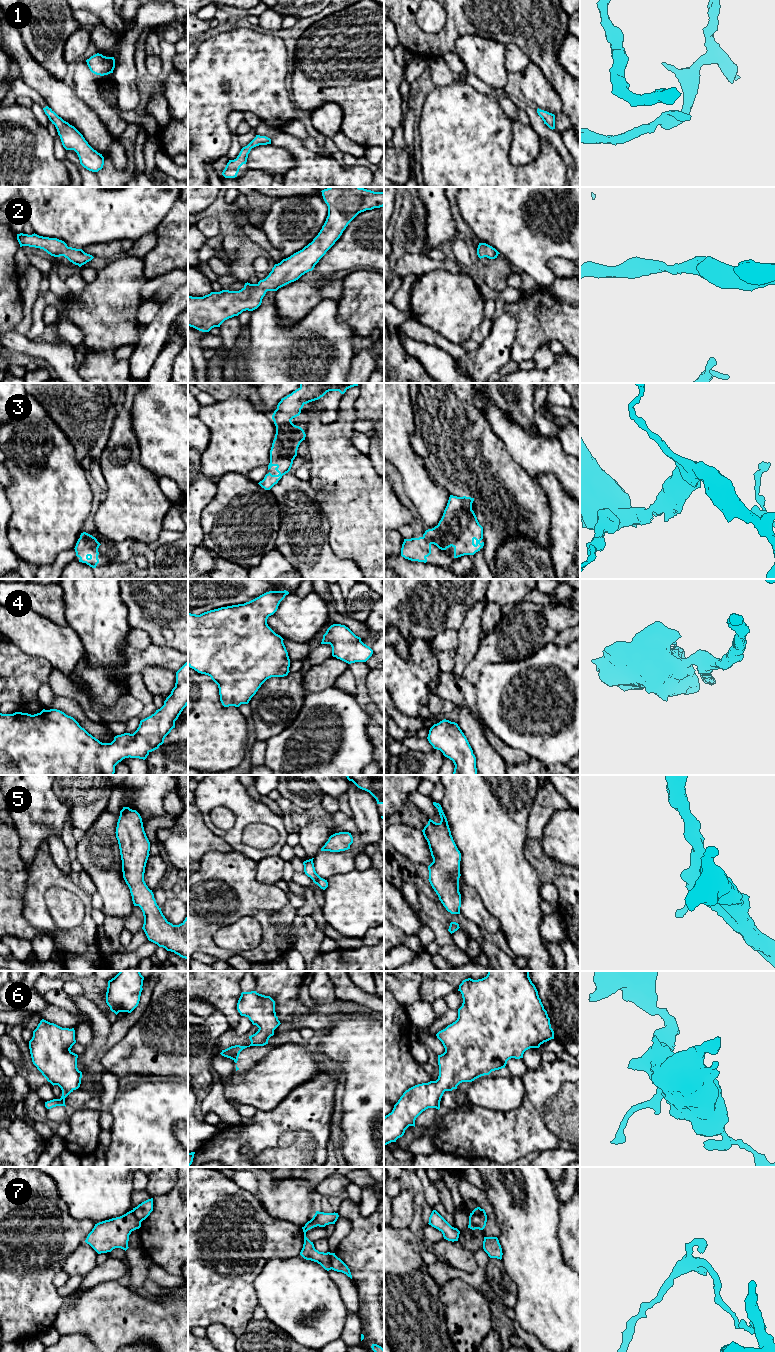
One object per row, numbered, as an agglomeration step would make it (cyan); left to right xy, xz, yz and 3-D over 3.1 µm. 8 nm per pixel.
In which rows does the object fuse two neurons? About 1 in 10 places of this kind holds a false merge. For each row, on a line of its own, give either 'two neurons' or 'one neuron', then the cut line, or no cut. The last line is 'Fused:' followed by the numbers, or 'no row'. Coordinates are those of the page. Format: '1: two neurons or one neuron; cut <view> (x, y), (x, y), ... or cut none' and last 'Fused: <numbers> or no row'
1: one neuron; cut none
2: one neuron; cut none
3: one neuron; cut none
4: one neuron; cut none
5: one neuron; cut none
6: one neuron; cut none
7: two neurons; cut xz (336, 1256), (331, 1261), (330, 1268)
Fused: 7

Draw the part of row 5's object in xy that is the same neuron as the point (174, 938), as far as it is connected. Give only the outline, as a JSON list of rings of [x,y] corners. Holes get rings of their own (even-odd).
[[[123,807],[116,827],[116,838],[118,840],[122,860],[123,878],[130,889],[134,906],[139,906],[143,912],[144,930],[149,941],[174,952],[182,958],[188,959],[188,915],[179,925],[168,922],[161,908],[157,905],[152,890],[144,881],[146,863],[149,857],[150,842],[144,831],[140,814],[129,807]]]

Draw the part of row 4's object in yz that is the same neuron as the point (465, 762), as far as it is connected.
[[[444,719],[434,724],[427,739],[434,749],[453,761],[453,775],[477,775],[476,757],[457,723]]]

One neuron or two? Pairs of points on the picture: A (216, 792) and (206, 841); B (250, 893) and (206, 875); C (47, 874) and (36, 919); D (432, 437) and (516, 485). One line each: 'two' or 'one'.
A: two
B: one
C: one
D: one

